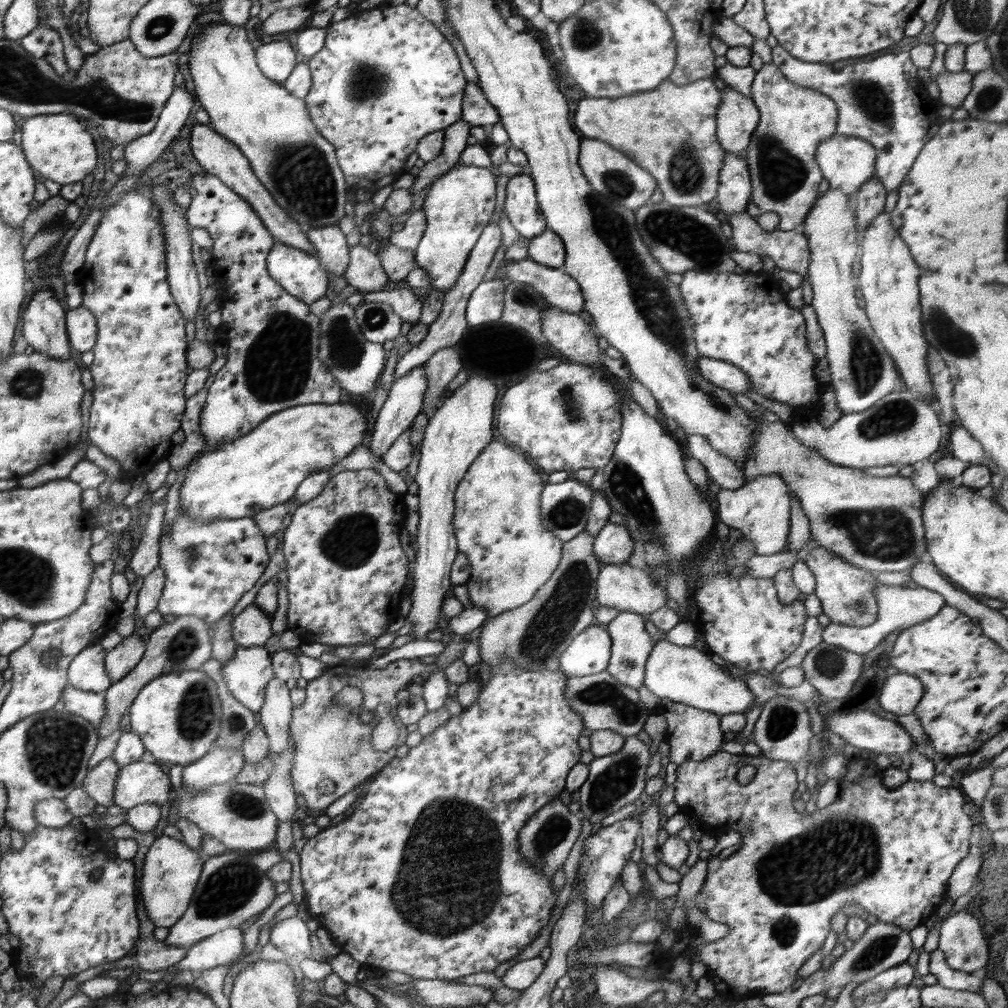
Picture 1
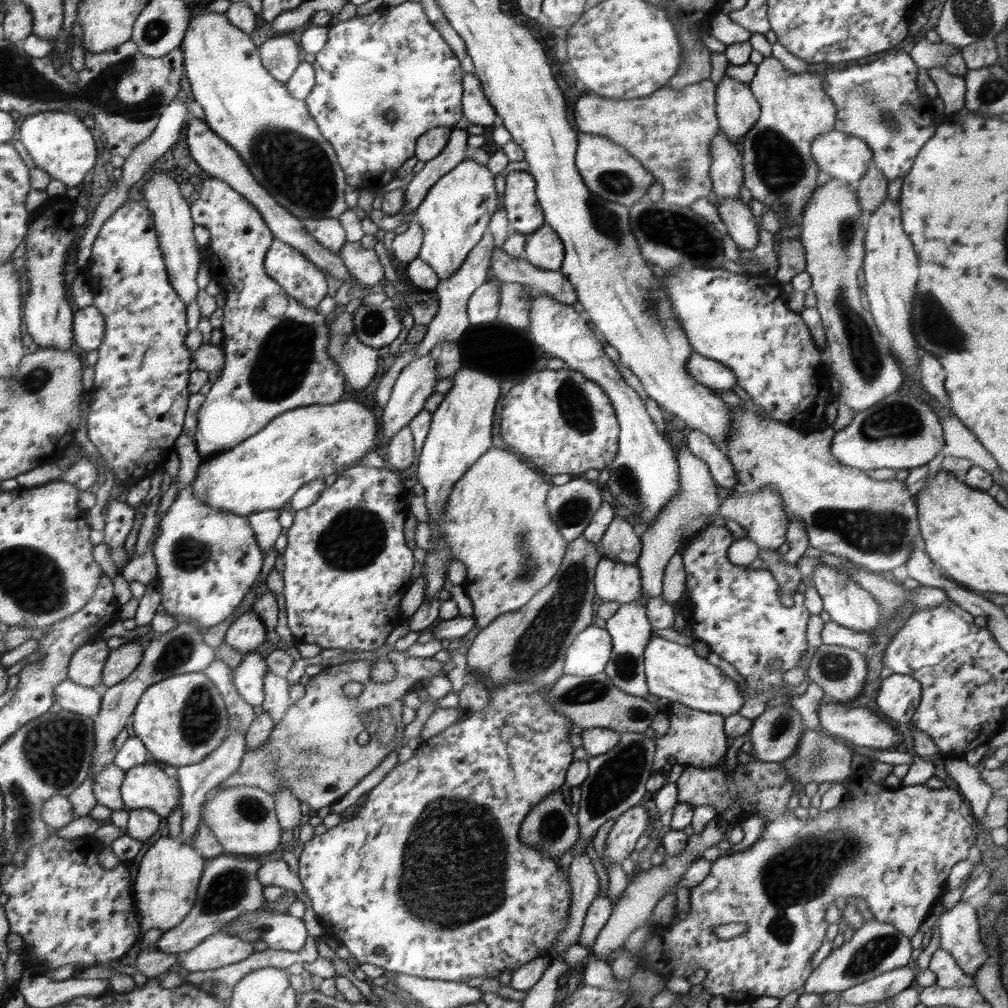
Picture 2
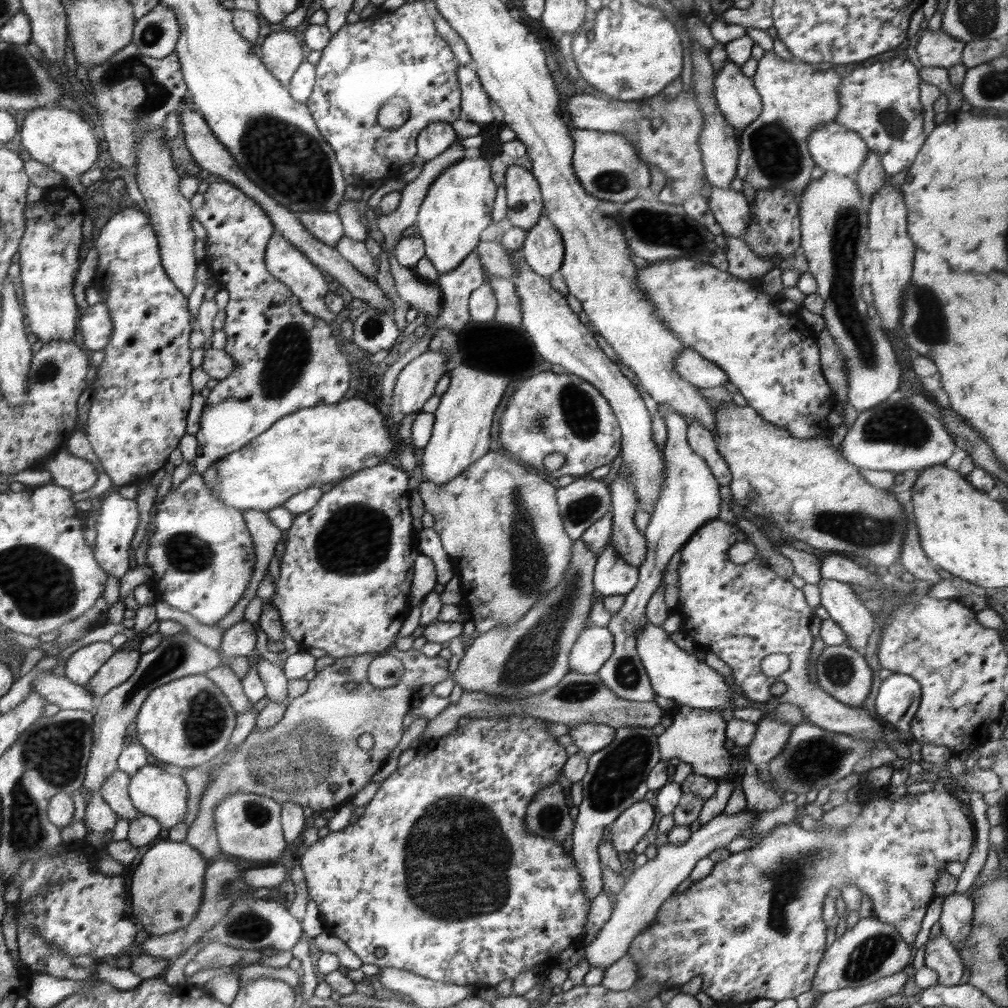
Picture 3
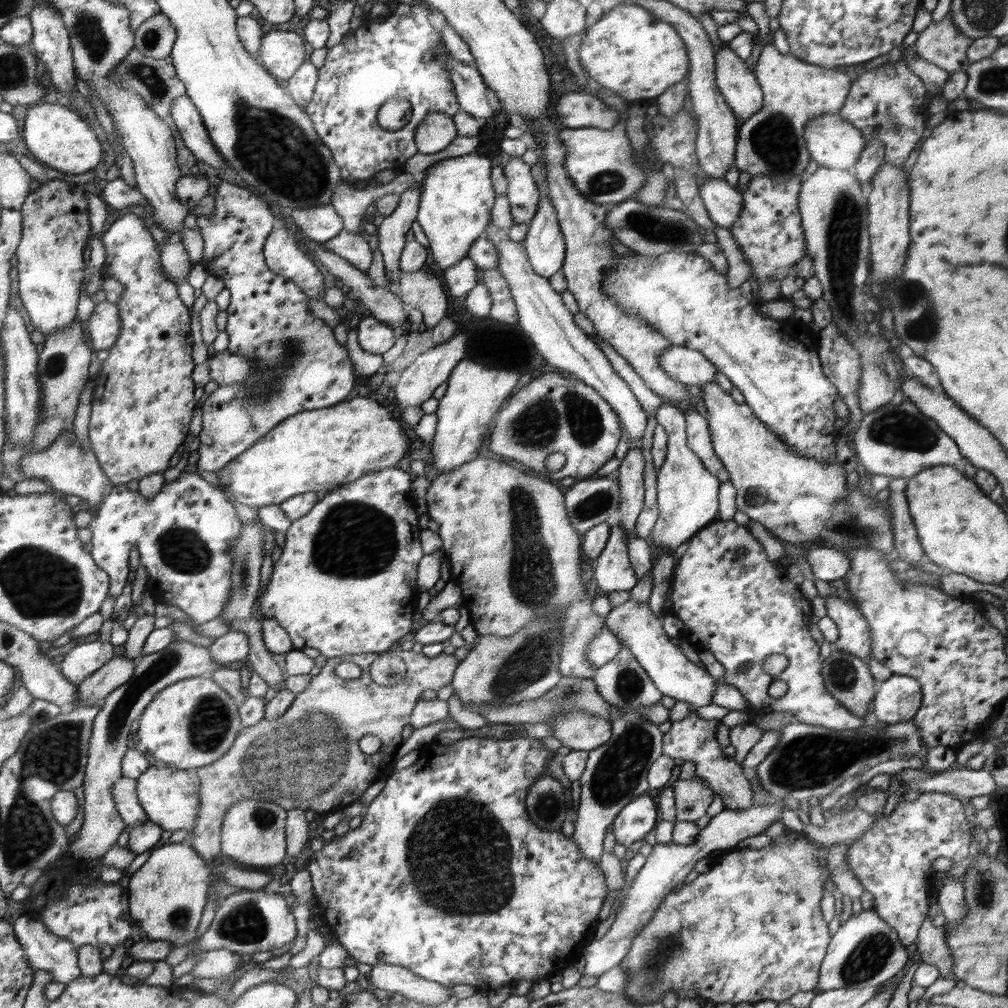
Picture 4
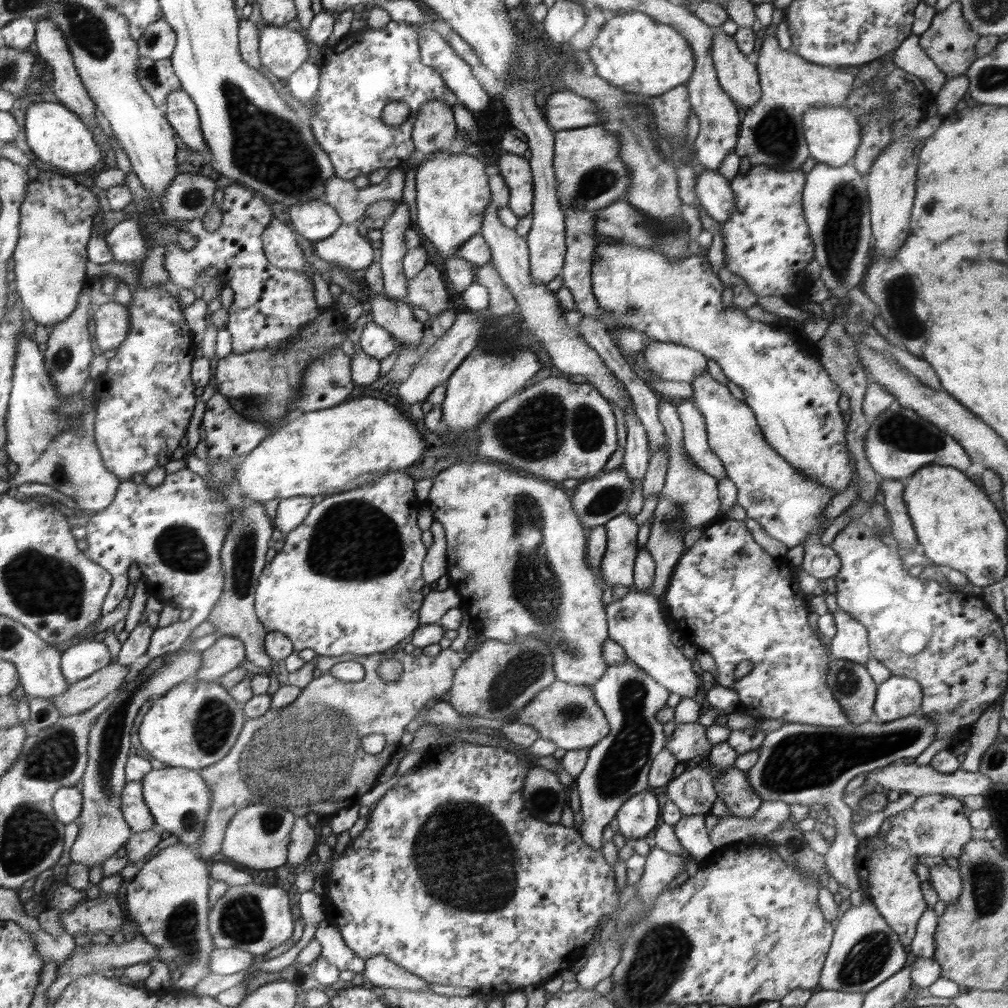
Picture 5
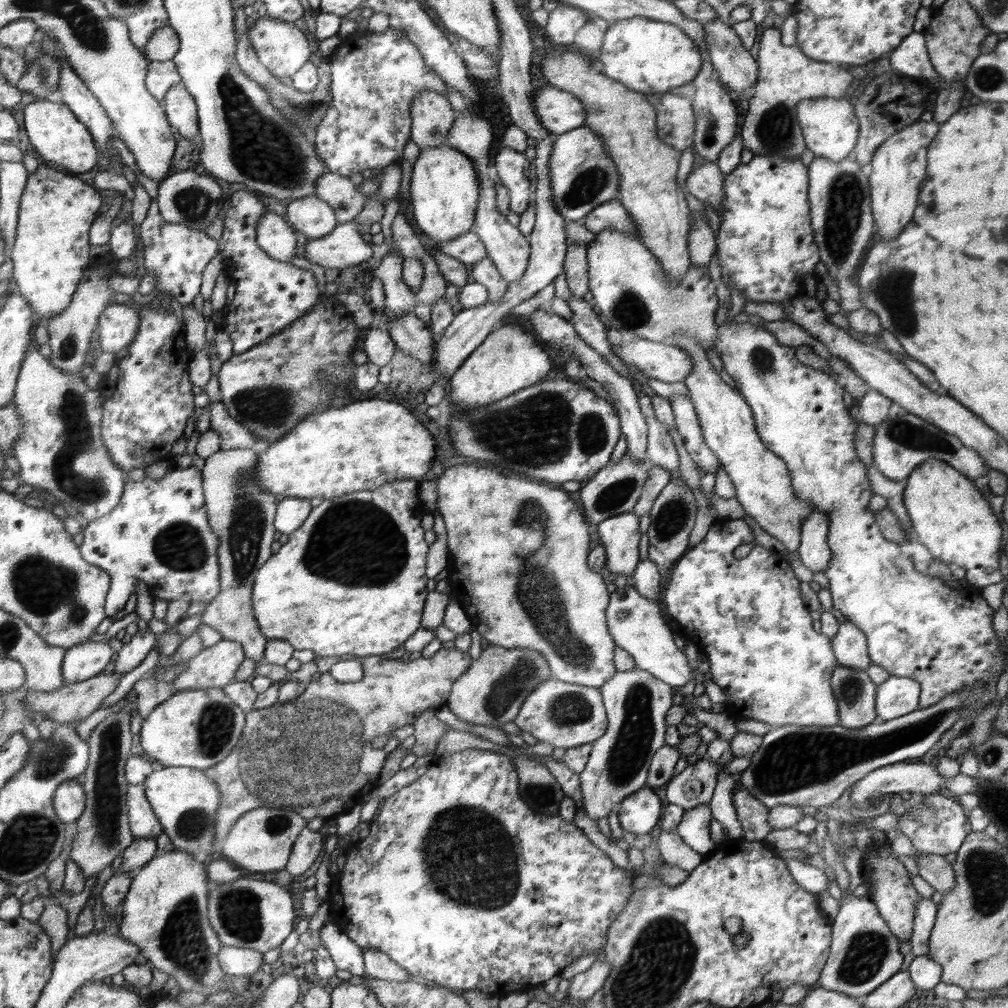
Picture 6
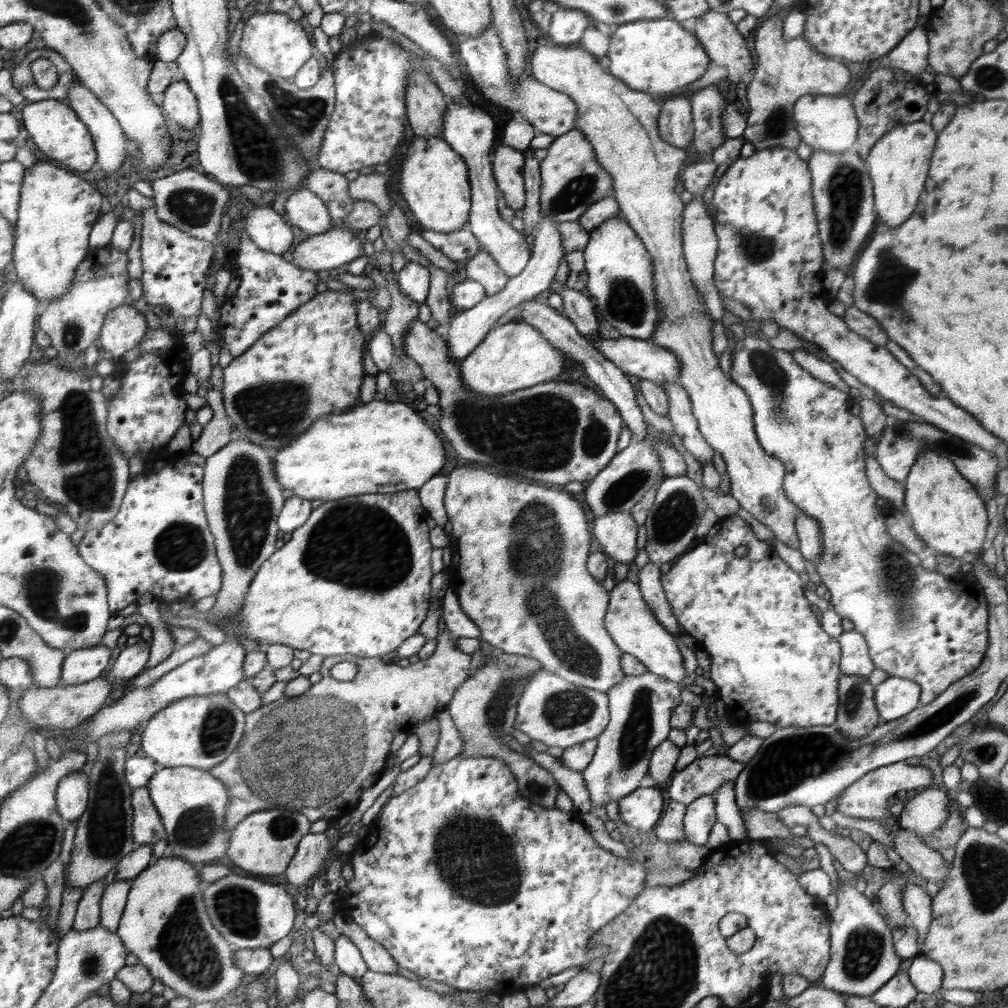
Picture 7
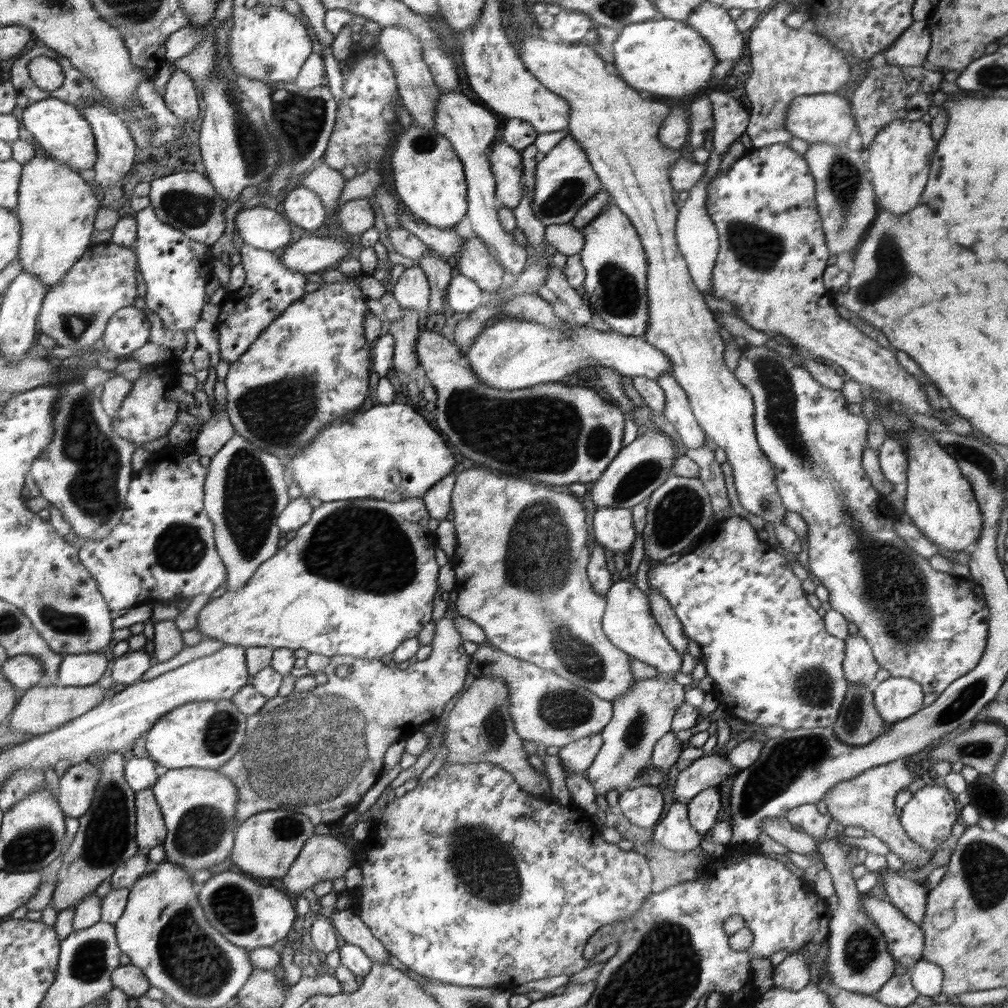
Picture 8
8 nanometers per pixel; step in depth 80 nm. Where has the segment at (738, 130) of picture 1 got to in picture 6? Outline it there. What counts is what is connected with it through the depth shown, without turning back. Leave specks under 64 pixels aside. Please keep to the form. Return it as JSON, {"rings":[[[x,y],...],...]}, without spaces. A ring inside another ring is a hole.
{"rings":[[[718,18],[703,23],[704,42],[713,67],[720,72],[720,81],[734,92],[752,88],[758,80],[758,63],[743,48],[732,25]]]}

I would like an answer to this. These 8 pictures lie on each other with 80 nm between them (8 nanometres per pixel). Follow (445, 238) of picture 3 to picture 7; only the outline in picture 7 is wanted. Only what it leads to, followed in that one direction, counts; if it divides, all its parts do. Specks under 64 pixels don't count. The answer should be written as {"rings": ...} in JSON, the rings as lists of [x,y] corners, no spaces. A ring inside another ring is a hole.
{"rings":[[[412,134],[412,144],[400,157],[400,192],[412,210],[415,220],[424,228],[447,233],[460,230],[469,222],[472,187],[469,165],[443,138]]]}

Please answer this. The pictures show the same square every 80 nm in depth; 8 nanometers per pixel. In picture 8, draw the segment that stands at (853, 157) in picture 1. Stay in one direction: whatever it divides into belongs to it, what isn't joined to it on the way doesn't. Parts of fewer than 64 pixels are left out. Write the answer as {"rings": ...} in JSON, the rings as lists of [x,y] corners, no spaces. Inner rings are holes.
{"rings":[[[821,93],[797,96],[790,102],[785,127],[792,136],[802,138],[808,143],[830,143],[841,145],[848,142],[850,134],[856,130],[851,104],[834,93]]]}

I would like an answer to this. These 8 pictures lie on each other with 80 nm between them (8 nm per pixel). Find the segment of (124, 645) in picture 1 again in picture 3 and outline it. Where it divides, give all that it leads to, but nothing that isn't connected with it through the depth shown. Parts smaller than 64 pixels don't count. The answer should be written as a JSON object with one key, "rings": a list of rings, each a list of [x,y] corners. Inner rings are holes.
{"rings":[[[127,645],[114,653],[100,668],[93,680],[85,684],[93,696],[104,696],[112,687],[122,684],[136,670],[141,654],[138,648]]]}

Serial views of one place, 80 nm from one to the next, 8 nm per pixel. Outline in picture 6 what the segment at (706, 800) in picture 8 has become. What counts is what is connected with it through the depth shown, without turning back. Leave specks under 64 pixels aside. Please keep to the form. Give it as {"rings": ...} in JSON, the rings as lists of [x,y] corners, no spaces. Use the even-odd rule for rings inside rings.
{"rings":[[[700,804],[685,812],[676,832],[690,848],[706,857],[717,848],[710,832],[712,821],[710,808]]]}

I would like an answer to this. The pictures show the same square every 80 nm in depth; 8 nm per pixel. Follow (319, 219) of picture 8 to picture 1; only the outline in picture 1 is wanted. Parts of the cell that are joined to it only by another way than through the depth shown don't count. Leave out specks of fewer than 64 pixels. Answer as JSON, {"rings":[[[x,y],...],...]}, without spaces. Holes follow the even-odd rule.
{"rings":[[[339,225],[308,227],[305,231],[322,268],[336,276],[344,276],[350,264],[350,248]]]}

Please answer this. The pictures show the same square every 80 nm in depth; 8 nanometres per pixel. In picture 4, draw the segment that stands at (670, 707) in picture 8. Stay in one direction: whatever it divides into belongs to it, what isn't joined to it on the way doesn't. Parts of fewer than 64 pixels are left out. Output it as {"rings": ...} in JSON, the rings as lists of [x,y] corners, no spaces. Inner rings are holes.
{"rings":[[[621,642],[619,653],[610,662],[603,664],[597,669],[597,674],[594,676],[597,692],[610,705],[621,710],[621,715],[613,718],[613,738],[608,743],[602,744],[600,748],[594,748],[589,752],[586,768],[582,777],[579,779],[580,788],[580,806],[578,806],[577,820],[575,823],[575,831],[573,839],[576,841],[578,848],[582,854],[588,859],[592,866],[596,866],[600,862],[600,856],[603,854],[603,840],[608,829],[612,826],[614,819],[621,813],[622,808],[626,804],[630,804],[638,796],[646,794],[649,787],[648,776],[649,770],[662,756],[662,736],[659,726],[652,724],[648,719],[641,715],[641,710],[647,706],[654,706],[660,703],[660,699],[665,694],[652,682],[649,673],[642,668],[642,665],[637,661],[637,657],[630,652],[630,649]]]}

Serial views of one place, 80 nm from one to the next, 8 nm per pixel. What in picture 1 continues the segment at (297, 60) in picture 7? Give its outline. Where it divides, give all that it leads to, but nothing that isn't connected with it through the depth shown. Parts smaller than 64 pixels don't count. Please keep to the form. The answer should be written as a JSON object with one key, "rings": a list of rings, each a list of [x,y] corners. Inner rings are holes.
{"rings":[[[287,39],[263,44],[256,50],[256,56],[258,68],[270,80],[281,84],[296,67],[296,52]]]}

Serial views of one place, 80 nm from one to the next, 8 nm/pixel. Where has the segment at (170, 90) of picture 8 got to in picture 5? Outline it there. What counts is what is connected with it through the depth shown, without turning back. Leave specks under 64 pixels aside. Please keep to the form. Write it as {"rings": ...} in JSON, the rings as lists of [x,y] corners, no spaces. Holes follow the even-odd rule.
{"rings":[[[184,89],[171,92],[164,104],[165,119],[192,150],[208,153],[202,136],[197,106]]]}

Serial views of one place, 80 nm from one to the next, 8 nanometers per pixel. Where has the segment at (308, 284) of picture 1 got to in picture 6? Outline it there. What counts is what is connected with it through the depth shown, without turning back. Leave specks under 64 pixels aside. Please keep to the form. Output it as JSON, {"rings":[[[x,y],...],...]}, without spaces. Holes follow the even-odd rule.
{"rings":[[[266,210],[257,226],[257,244],[270,257],[292,264],[291,259],[296,252],[295,231],[289,223],[284,221],[282,216]]]}

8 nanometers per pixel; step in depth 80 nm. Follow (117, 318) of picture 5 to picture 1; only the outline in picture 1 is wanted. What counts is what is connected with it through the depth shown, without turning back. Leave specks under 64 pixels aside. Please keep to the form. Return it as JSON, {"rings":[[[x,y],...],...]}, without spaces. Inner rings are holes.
{"rings":[[[80,306],[66,312],[66,333],[69,343],[81,353],[93,350],[97,342],[97,318],[88,308]]]}

